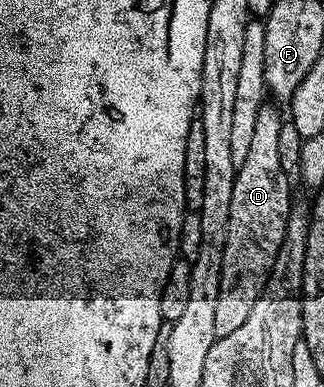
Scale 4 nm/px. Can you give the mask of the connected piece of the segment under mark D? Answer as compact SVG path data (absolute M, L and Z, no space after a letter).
M264 105L261 113L257 113L257 122L253 132L249 154L245 156L245 165L241 165L235 172L233 181L233 201L229 205L229 229L225 233L225 253L221 261L221 285L215 302L215 316L213 329L215 338L229 337L240 325L245 325L249 313L253 313L253 305L261 297L271 275L273 265L277 261L277 253L283 244L285 229L289 221L289 213L293 206L291 200L291 183L289 172L281 169L281 129L284 116L279 116L275 105Z

